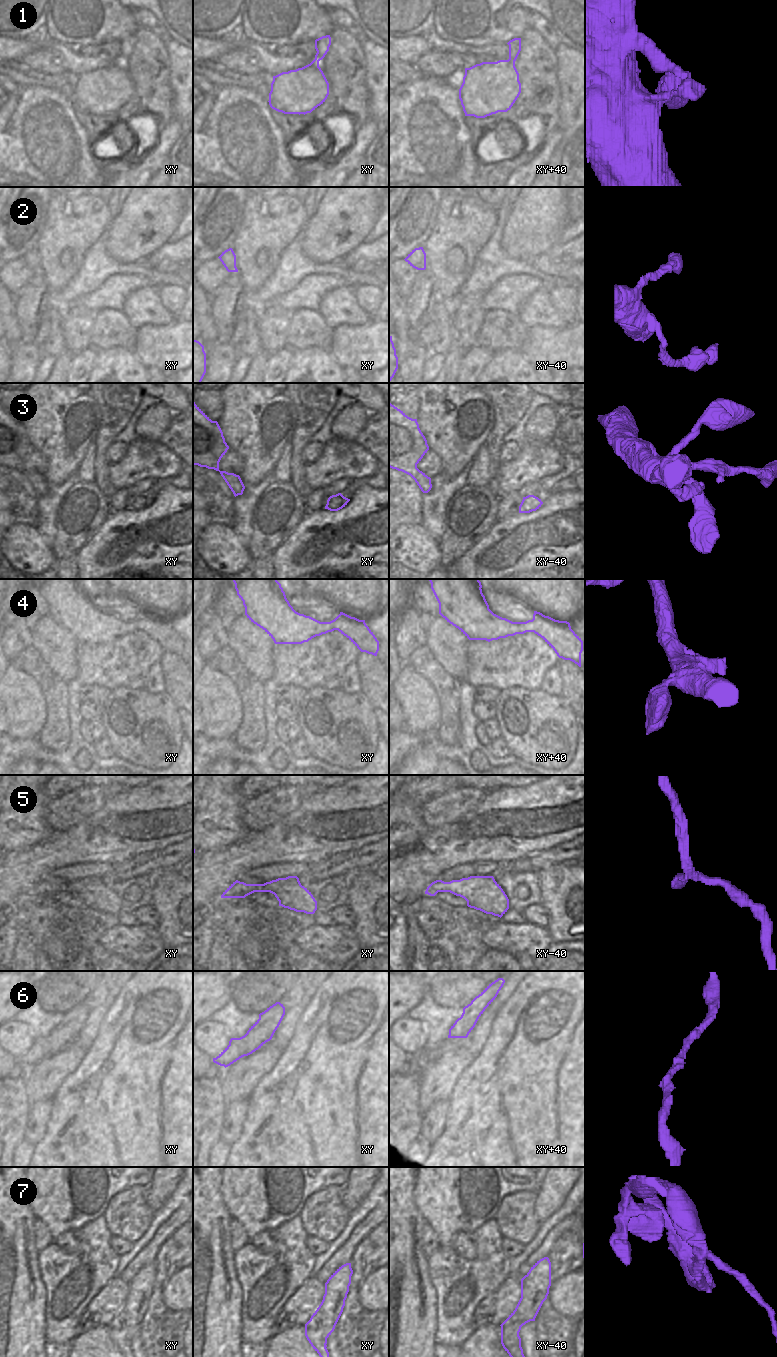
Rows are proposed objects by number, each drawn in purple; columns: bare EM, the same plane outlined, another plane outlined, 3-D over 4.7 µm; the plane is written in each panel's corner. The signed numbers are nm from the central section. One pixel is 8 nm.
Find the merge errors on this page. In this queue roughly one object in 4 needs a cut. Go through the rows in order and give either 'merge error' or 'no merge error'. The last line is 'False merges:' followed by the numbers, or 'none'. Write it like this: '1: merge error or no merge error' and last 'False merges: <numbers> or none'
1: no merge error
2: no merge error
3: merge error
4: no merge error
5: no merge error
6: no merge error
7: merge error
False merges: 3, 7

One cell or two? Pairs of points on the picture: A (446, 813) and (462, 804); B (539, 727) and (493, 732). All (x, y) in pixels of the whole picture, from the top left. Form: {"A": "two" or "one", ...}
{"A": "one", "B": "two"}

